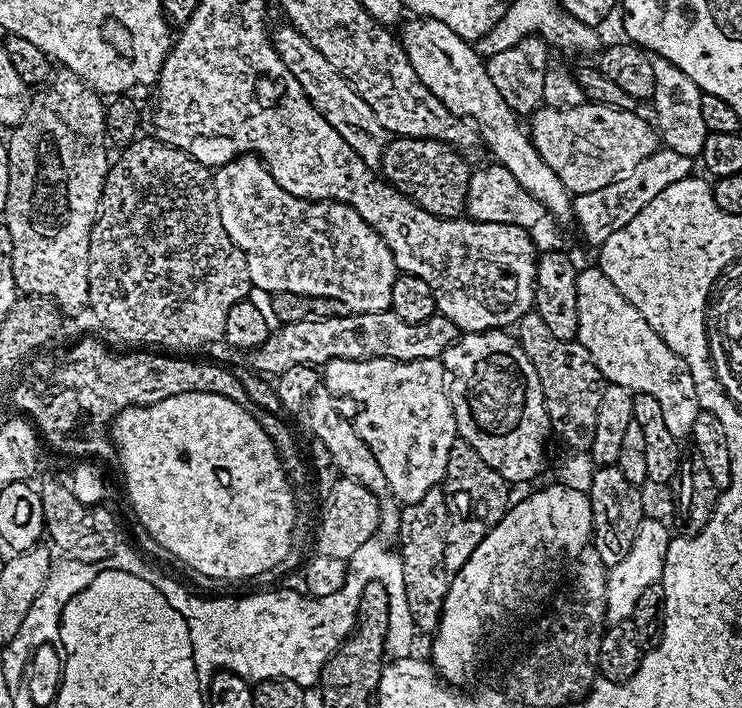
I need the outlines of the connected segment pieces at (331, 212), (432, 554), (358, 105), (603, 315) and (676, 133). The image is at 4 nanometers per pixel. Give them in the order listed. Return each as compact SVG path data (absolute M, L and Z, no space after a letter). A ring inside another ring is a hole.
M241 154L235 160L221 164L215 169L212 185L216 191L222 226L226 226L229 239L243 250L250 278L257 289L260 287L265 294L273 292L293 292L311 296L330 294L330 298L334 298L334 294L338 294L338 278L358 278L352 288L354 290L352 312L387 312L391 309L390 294L394 290L394 282L398 275L394 258L386 242L350 205L333 203L330 200L303 200L282 190L282 186L274 182L263 160L255 154ZM280 238L286 238L286 244L282 242L282 250L286 246L286 260L278 260L280 256L274 256L276 252L282 252L276 250L276 246L280 246Z
M440 486L426 490L426 494L418 498L418 502L400 508L398 555L402 562L402 574L406 586L406 606L410 606L410 618L414 618L416 627L421 633L435 633L446 602L450 576L442 569L449 519L448 498Z
M283 27L277 32L275 29L274 43L276 52L280 56L280 61L286 66L286 70L290 70L293 80L303 90L305 98L313 103L318 113L330 122L342 138L346 138L346 142L356 151L362 162L371 170L379 169L384 147L390 139L388 132L374 118L370 106L354 92L346 79L339 76L338 70L334 70L329 62L326 62L326 58L322 58L322 54L318 54L318 50L310 46L306 37L297 28Z
M581 267L574 277L574 283L576 283L574 291L578 306L576 339L582 346L586 346L586 350L590 350L590 358L594 358L605 381L608 384L626 386L633 394L641 392L658 398L658 406L662 406L662 415L670 434L674 434L674 438L678 441L687 441L687 436L689 439L695 433L696 419L702 406L698 402L694 378L690 374L686 362L678 354L674 354L674 350L670 350L670 346L666 346L666 342L662 342L662 338L652 329L650 322L646 322L646 318L642 318L642 314L638 314L635 306L622 295L618 286L614 286L614 282L610 282L610 278L604 276L604 271L600 267Z
M656 56L652 65L654 66L654 94L650 107L656 111L654 127L663 147L691 158L699 157L709 134L706 121L702 119L700 87L690 78L686 78L686 74L682 74L682 70L678 70L678 66L674 66L666 58Z

